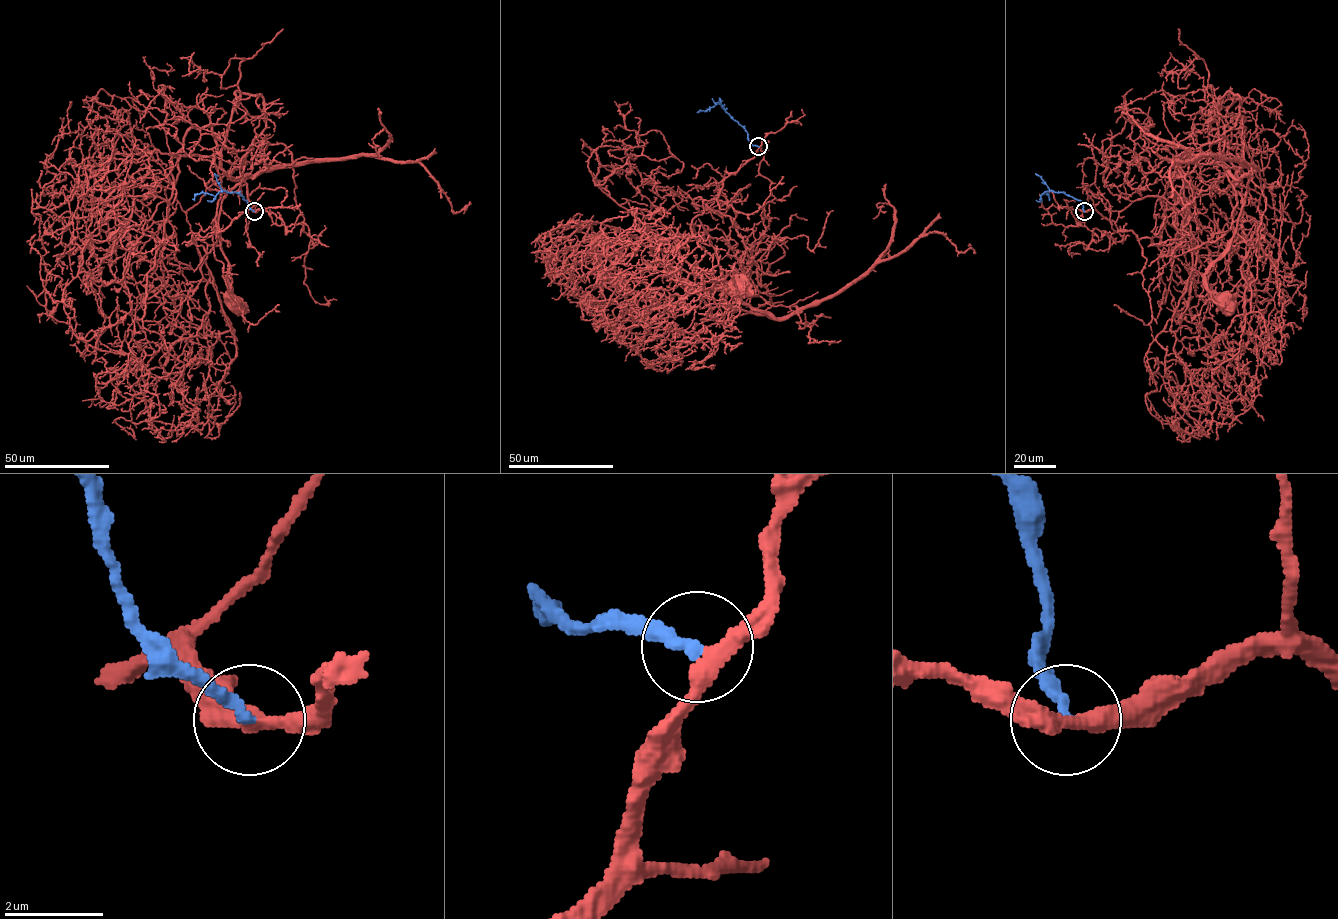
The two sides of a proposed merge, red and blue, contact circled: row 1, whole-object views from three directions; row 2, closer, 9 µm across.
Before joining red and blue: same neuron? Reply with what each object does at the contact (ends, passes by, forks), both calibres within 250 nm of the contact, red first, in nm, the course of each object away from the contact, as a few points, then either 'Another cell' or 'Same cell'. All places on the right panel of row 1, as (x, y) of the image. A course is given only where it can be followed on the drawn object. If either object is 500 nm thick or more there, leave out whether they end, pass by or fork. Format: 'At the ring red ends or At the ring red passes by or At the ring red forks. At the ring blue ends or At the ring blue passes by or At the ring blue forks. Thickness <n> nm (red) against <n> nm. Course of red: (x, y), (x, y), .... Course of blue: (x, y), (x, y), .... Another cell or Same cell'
At the ring red passes by. At the ring blue ends. Thickness 320 nm (red) against 240 nm. Course of red: (1084, 211), (1186, 252), (1231, 228), (1230, 245), (1206, 275), (1226, 303). Course of blue: (1084, 211), (1081, 201), (1062, 192), (1049, 191), (1040, 196), (1047, 192), (1049, 199). Same cell

